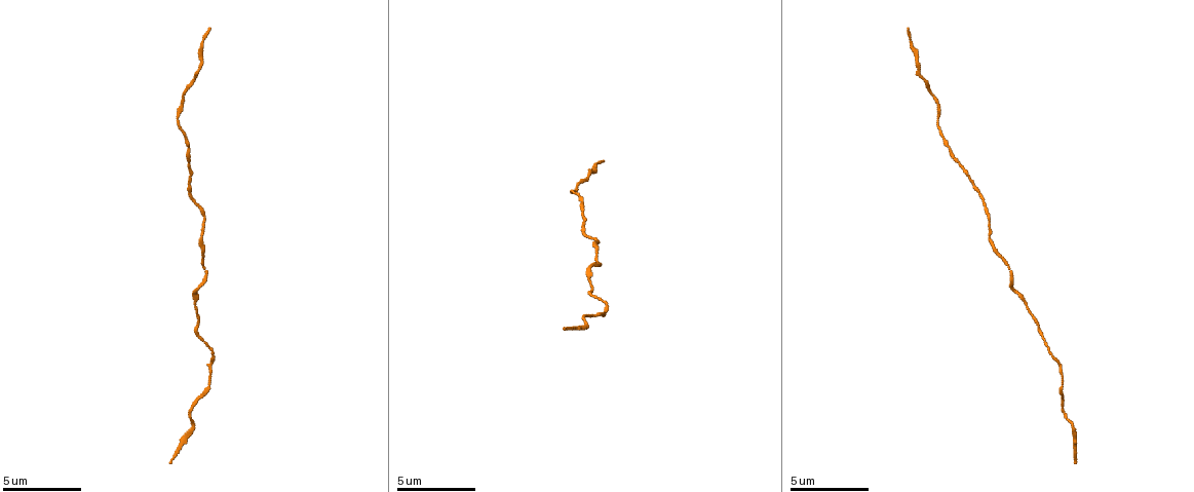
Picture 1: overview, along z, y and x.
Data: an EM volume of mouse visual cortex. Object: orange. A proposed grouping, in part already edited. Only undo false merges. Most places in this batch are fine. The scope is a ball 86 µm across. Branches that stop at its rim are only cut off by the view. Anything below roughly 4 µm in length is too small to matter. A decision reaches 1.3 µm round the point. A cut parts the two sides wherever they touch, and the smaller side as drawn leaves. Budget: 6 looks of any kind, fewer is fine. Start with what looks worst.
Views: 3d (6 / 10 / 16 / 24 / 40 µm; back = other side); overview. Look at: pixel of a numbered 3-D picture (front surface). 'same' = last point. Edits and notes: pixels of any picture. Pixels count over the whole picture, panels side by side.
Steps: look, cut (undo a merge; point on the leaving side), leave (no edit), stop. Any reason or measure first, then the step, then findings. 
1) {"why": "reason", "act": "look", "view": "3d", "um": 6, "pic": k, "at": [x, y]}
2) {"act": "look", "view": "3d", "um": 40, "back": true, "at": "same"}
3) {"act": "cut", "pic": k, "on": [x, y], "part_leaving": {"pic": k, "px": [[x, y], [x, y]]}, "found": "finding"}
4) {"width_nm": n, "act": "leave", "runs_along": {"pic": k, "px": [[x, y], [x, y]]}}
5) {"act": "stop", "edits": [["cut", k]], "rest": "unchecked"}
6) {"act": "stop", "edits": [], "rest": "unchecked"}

{"why": "a narrow waist", "act": "look", "view": "3d", "um": 6, "pic": 1, "at": [1063, 376]}

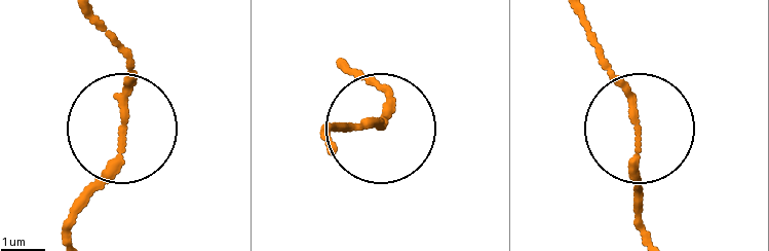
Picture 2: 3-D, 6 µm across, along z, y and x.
{"act": "leave", "runs_along": {"pic": 2, "px": [[98, 25], [123, 59], [127, 103], [113, 169], [65, 220]]}, "found": "all the same cell"}

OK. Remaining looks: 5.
{"why": "a narrow waist", "act": "look", "view": "3d", "um": 10, "pic": 1, "at": [940, 130]}

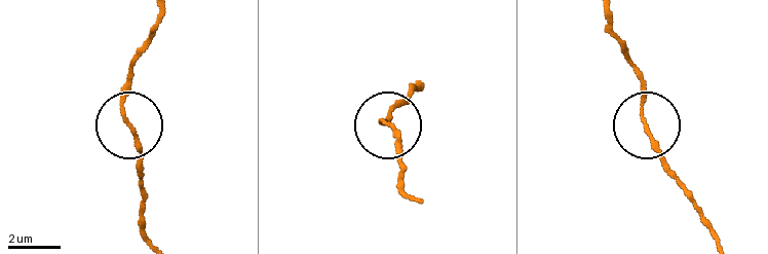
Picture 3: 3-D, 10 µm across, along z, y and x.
{"why": "other side", "act": "look", "view": "3d", "um": 10, "back": true, "pic": 3, "at": [127, 125]}

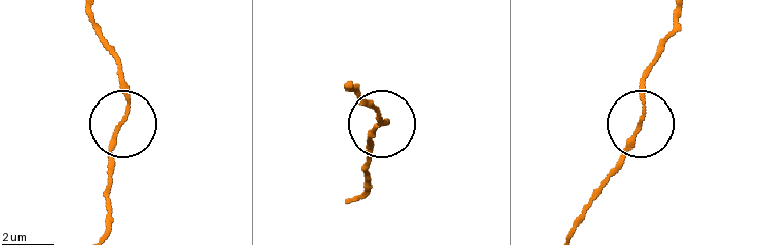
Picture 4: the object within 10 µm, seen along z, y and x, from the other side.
{"act": "leave", "runs_along": {"pic": 4, "px": [[103, 234], [111, 148], [124, 114], [118, 56]]}, "found": "continuous, no second cell"}

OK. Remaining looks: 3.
{"act": "look", "view": "3d", "um": 16, "pic": 1, "at": [204, 248]}

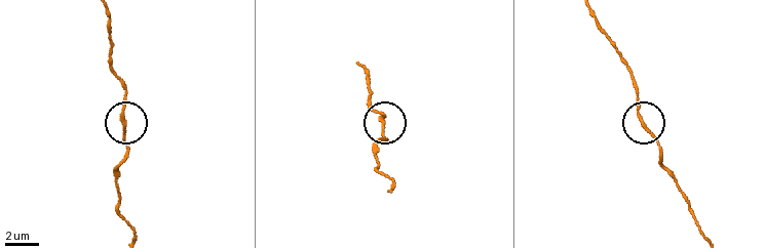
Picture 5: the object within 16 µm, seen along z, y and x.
{"act": "leave", "found": "continuous, no second cell"}

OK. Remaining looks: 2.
{"act": "stop", "edits": [], "rest": "unchecked"}

